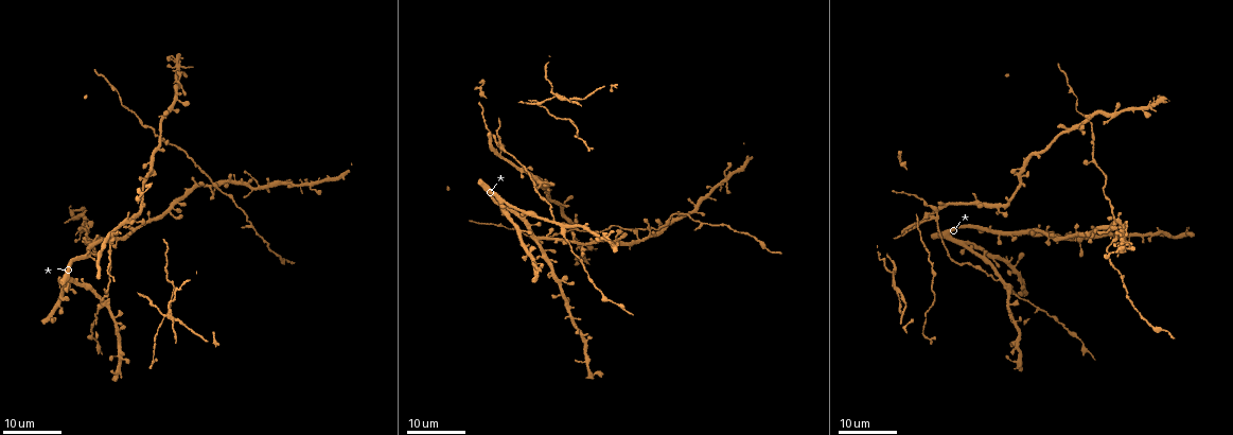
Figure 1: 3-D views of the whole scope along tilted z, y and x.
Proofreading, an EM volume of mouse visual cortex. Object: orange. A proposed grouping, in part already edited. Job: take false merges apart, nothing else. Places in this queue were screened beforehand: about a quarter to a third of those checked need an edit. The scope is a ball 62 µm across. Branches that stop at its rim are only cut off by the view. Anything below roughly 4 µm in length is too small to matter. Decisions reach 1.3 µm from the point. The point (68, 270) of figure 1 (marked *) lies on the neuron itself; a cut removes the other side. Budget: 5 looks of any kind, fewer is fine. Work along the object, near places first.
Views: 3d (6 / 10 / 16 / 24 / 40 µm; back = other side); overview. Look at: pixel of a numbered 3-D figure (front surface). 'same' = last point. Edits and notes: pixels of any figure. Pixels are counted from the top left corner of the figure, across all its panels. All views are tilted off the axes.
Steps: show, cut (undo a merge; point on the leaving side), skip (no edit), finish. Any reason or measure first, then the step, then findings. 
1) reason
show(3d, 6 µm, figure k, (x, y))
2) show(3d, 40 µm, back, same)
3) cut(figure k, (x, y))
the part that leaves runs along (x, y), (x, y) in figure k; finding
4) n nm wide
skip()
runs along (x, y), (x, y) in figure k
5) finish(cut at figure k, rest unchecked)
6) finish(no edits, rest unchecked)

two arms in line, one across
show(3d, 24 µm, figure 1, (554, 222))

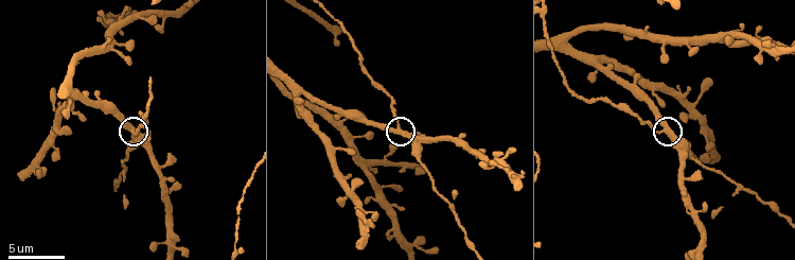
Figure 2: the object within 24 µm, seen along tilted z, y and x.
closer look
show(3d, 10 µm, figure 2, (399, 130))

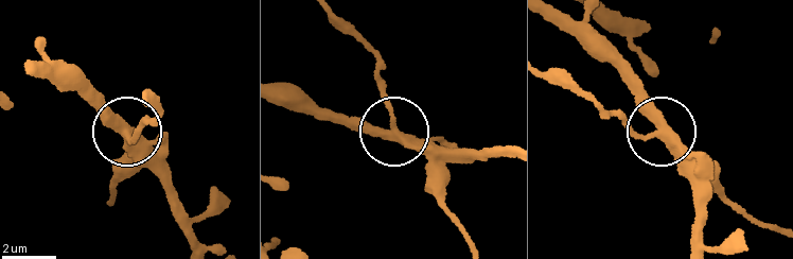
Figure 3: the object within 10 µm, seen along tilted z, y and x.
side arm 24 µm; 3 arms
skip()
one neuron here

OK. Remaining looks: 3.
four or more arms meet
show(3d, 16 µm, figure 1, (650, 233))

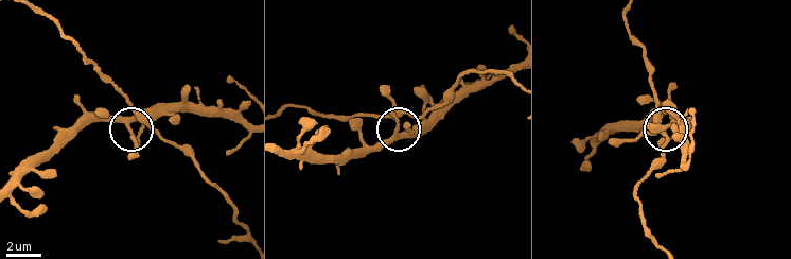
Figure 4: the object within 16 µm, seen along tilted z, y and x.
show(3d, 10 µm, figure 4, (129, 127))

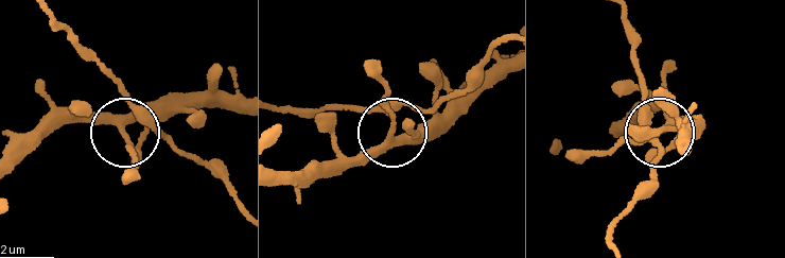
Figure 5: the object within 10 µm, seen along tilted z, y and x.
260 nm wide
skip()
continuous, no second neuron

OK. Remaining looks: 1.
finish(no edits, rest unchecked)

